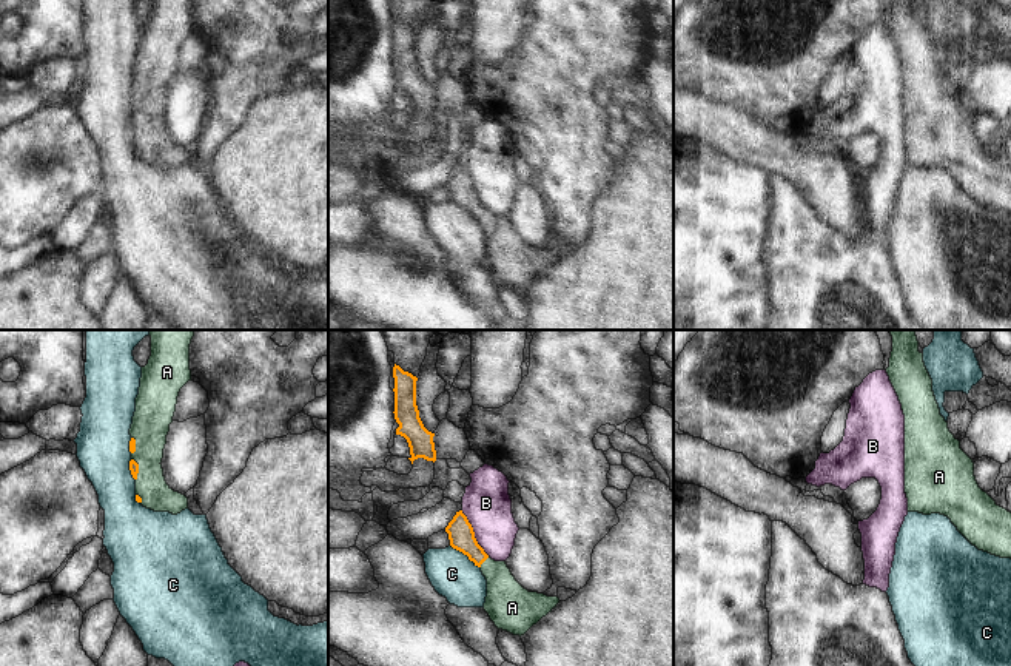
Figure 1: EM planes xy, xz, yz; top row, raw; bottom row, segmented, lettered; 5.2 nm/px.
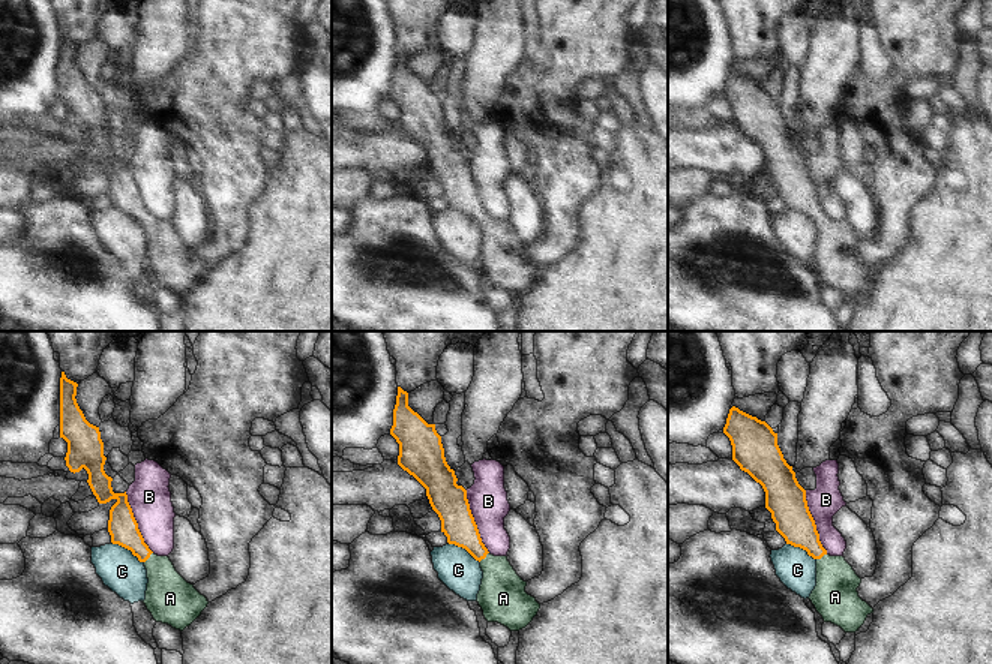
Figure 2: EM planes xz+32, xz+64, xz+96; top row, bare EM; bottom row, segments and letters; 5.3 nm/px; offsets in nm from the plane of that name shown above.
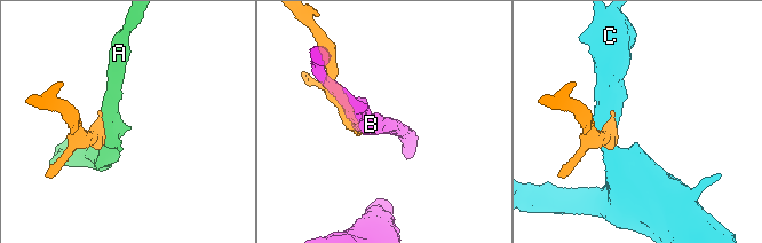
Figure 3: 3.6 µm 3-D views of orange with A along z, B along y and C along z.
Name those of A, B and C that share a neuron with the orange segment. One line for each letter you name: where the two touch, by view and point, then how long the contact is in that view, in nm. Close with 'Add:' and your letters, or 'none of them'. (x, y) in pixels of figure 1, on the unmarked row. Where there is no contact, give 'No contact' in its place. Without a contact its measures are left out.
A: Touches orange at xz (484, 215). Shared border 80 nm
Add: A

